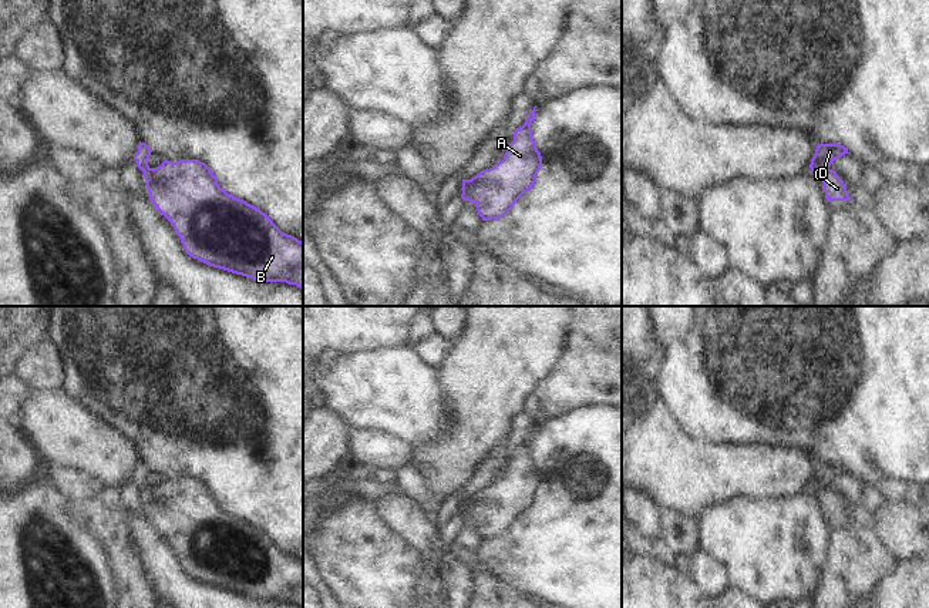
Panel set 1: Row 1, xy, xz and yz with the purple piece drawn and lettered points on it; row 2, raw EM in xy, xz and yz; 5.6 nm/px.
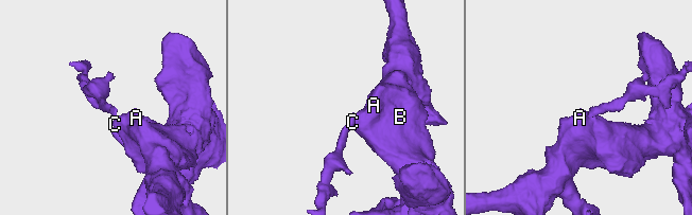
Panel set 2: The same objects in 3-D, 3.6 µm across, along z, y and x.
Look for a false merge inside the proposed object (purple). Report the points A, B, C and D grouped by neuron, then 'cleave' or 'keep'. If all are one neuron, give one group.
A B C / D | cleave

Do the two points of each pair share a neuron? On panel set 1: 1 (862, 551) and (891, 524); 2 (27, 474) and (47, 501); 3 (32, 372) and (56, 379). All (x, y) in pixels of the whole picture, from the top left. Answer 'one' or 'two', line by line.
1: two
2: two
3: one

